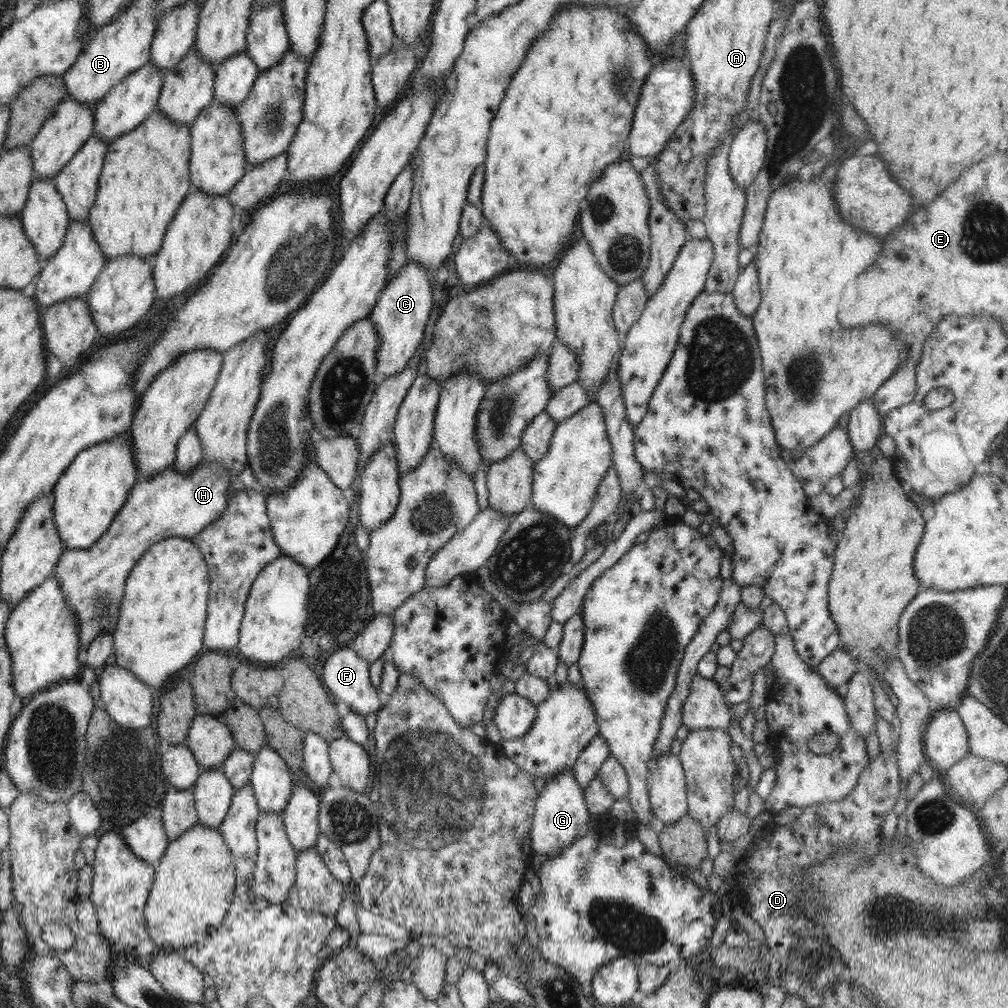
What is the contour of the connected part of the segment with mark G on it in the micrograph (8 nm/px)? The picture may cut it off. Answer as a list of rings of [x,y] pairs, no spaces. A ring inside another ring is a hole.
[[[573,770],[557,772],[549,778],[542,792],[536,799],[535,811],[531,826],[531,847],[535,854],[542,854],[542,858],[551,858],[562,853],[562,849],[570,846],[575,838],[586,831],[591,814],[584,800],[584,789],[576,783]]]

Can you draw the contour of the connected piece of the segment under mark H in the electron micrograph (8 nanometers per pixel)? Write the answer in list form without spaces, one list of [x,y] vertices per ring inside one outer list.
[[[204,456],[199,465],[190,472],[180,472],[175,466],[170,466],[150,479],[138,480],[130,489],[125,505],[112,519],[108,530],[90,548],[62,551],[52,575],[59,582],[62,594],[65,596],[65,602],[73,608],[75,616],[77,616],[79,640],[82,641],[80,652],[86,652],[92,641],[101,632],[107,632],[107,630],[113,632],[115,630],[123,601],[126,579],[134,565],[150,546],[172,536],[191,539],[223,513],[231,496],[227,494],[230,477],[225,472],[225,468],[221,468],[219,464],[215,464],[213,460]]]

